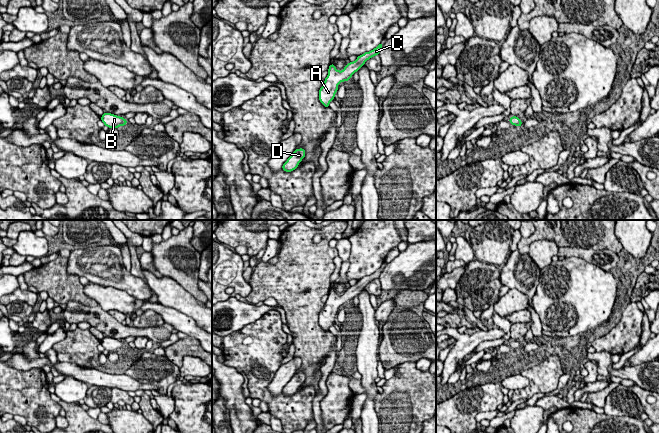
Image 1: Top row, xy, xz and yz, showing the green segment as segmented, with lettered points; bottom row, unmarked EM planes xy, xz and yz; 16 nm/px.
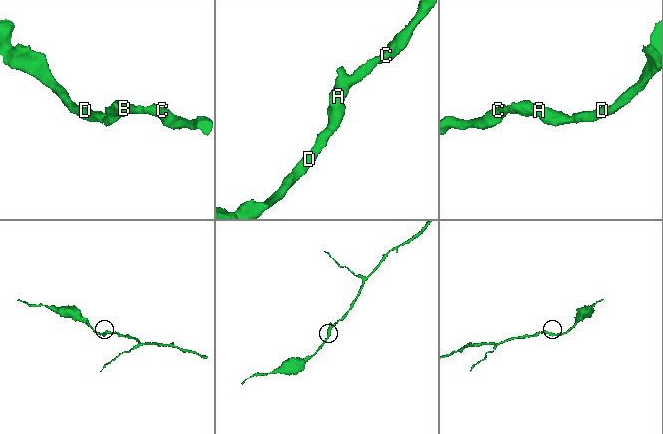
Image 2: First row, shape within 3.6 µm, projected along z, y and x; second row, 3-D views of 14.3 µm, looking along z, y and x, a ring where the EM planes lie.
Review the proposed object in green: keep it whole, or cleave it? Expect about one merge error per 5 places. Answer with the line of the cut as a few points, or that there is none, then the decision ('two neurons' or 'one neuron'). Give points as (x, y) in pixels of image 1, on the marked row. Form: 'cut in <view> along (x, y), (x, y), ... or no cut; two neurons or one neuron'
no cut; one neuron

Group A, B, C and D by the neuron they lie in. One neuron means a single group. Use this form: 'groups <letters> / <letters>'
groups A B C D

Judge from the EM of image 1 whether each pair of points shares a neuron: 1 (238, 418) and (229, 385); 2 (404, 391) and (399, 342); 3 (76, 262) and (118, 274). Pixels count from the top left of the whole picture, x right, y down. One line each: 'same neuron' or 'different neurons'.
1: same neuron
2: different neurons
3: same neuron

